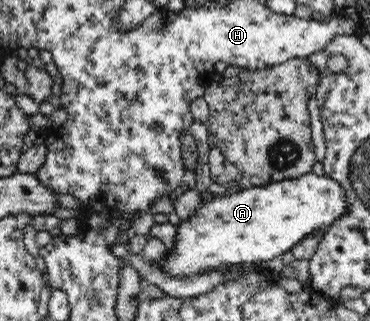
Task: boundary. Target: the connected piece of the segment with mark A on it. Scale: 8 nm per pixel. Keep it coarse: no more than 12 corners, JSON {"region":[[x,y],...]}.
{"region":[[194,119],[202,204],[157,265],[192,278],[272,260],[346,215],[343,185],[308,173],[225,195]]}

